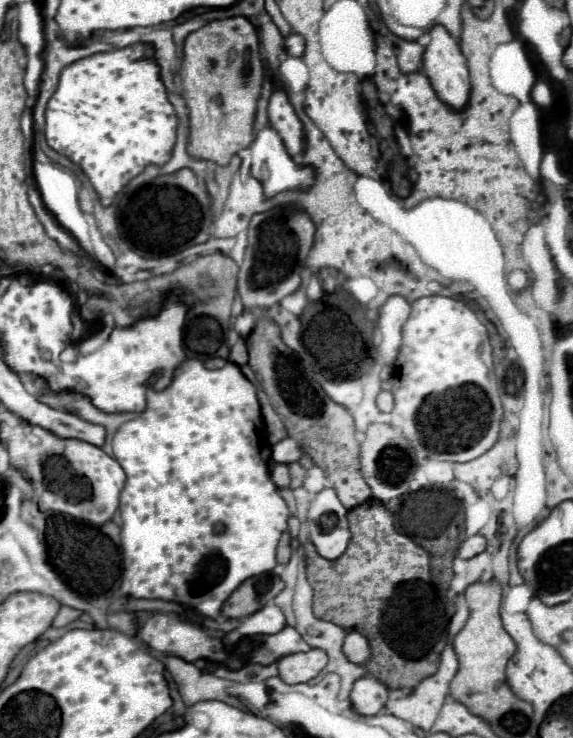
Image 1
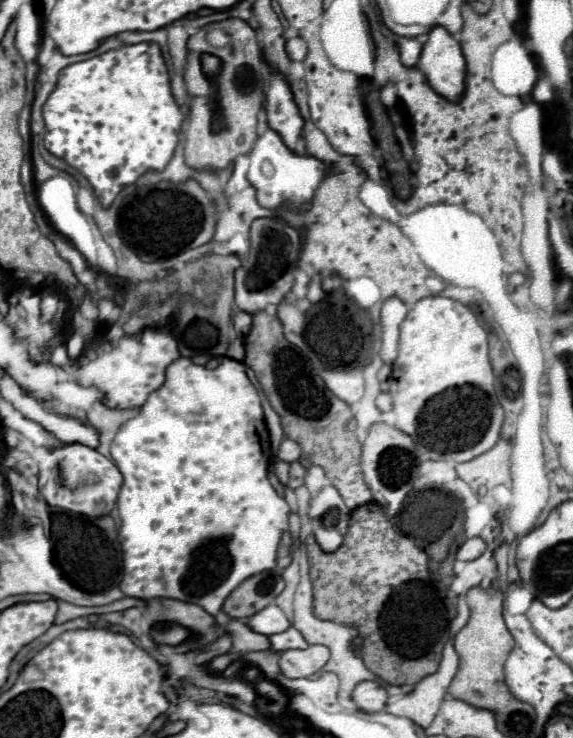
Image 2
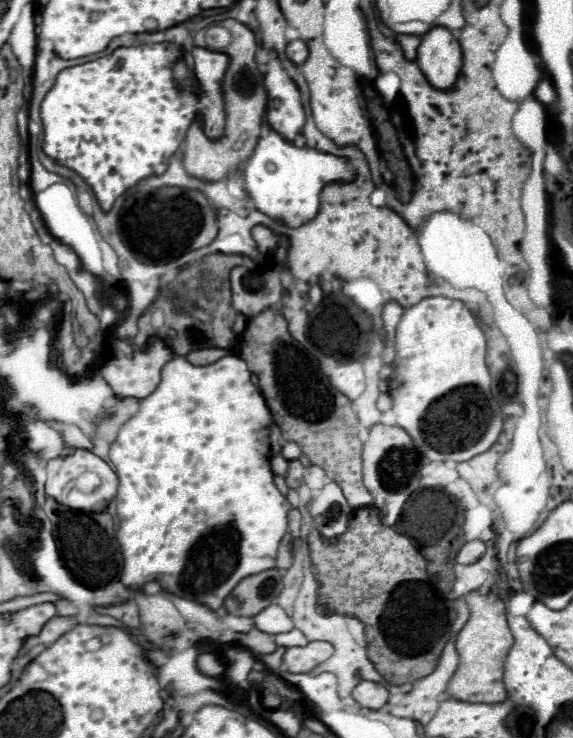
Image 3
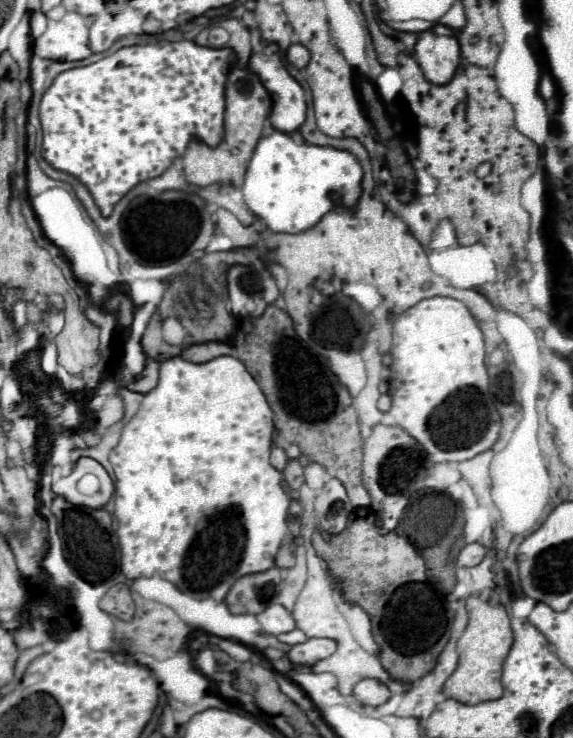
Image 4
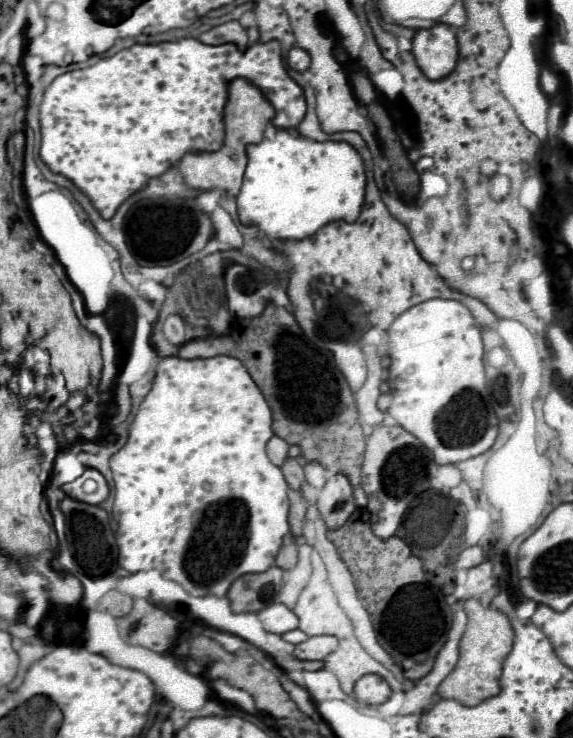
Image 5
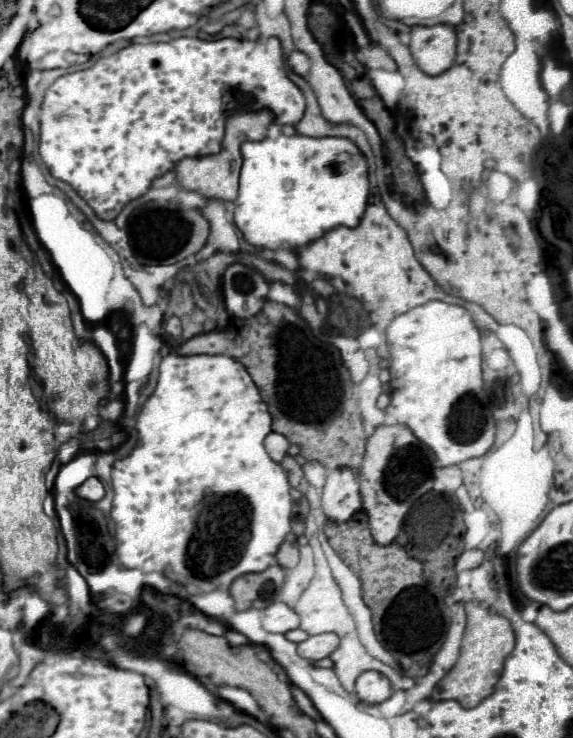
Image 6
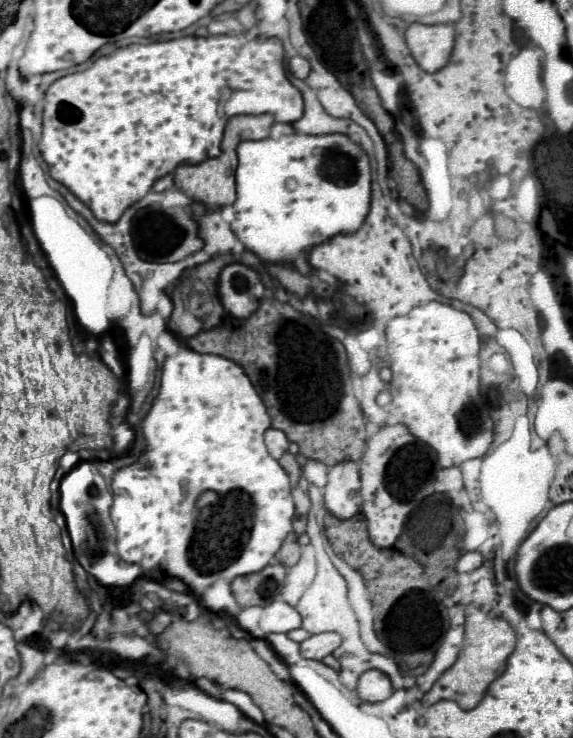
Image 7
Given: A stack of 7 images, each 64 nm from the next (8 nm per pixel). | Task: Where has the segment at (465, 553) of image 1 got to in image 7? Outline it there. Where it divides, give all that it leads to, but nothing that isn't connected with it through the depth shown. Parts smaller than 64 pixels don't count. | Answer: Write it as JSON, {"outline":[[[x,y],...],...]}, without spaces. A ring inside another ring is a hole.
{"outline":[[[466,552],[466,554],[460,556],[460,560],[456,562],[456,570],[458,570],[458,572],[472,572],[472,570],[480,568],[482,562],[484,562],[482,554],[478,554],[478,552]]]}

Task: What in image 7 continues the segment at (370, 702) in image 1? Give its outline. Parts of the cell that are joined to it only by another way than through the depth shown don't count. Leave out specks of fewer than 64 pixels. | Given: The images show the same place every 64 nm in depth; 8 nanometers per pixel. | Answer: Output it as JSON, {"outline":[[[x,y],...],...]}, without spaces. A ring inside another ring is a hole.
{"outline":[[[368,670],[360,676],[356,690],[358,690],[360,698],[366,702],[380,702],[392,694],[392,684],[390,684],[388,676],[384,676],[384,672]]]}

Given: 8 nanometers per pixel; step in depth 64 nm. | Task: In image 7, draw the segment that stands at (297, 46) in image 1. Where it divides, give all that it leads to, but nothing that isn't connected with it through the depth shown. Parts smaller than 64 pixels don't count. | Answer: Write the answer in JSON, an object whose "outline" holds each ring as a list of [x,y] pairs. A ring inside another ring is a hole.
{"outline":[[[294,56],[294,58],[290,60],[288,68],[290,68],[290,72],[292,72],[296,78],[300,78],[300,80],[304,80],[304,78],[308,76],[308,72],[310,72],[310,64],[308,64],[308,60],[302,58],[302,56]]]}

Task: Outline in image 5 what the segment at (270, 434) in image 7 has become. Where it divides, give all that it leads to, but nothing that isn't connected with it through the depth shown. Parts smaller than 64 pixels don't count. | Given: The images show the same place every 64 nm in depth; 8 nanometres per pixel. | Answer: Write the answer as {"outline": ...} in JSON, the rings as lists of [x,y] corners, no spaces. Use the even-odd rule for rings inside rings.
{"outline":[[[272,436],[270,440],[268,440],[268,444],[266,444],[266,452],[268,452],[268,458],[270,458],[270,462],[272,464],[276,464],[276,466],[282,466],[282,462],[286,460],[286,456],[288,456],[288,442],[286,440],[282,440],[280,436]]]}

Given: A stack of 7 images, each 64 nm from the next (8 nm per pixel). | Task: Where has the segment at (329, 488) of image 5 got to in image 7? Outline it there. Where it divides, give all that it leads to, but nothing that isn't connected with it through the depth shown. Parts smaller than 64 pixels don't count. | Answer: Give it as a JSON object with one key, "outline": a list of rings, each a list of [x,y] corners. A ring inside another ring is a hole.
{"outline":[[[344,460],[330,468],[328,484],[324,486],[324,504],[338,518],[352,518],[362,508],[360,468],[358,462]]]}

